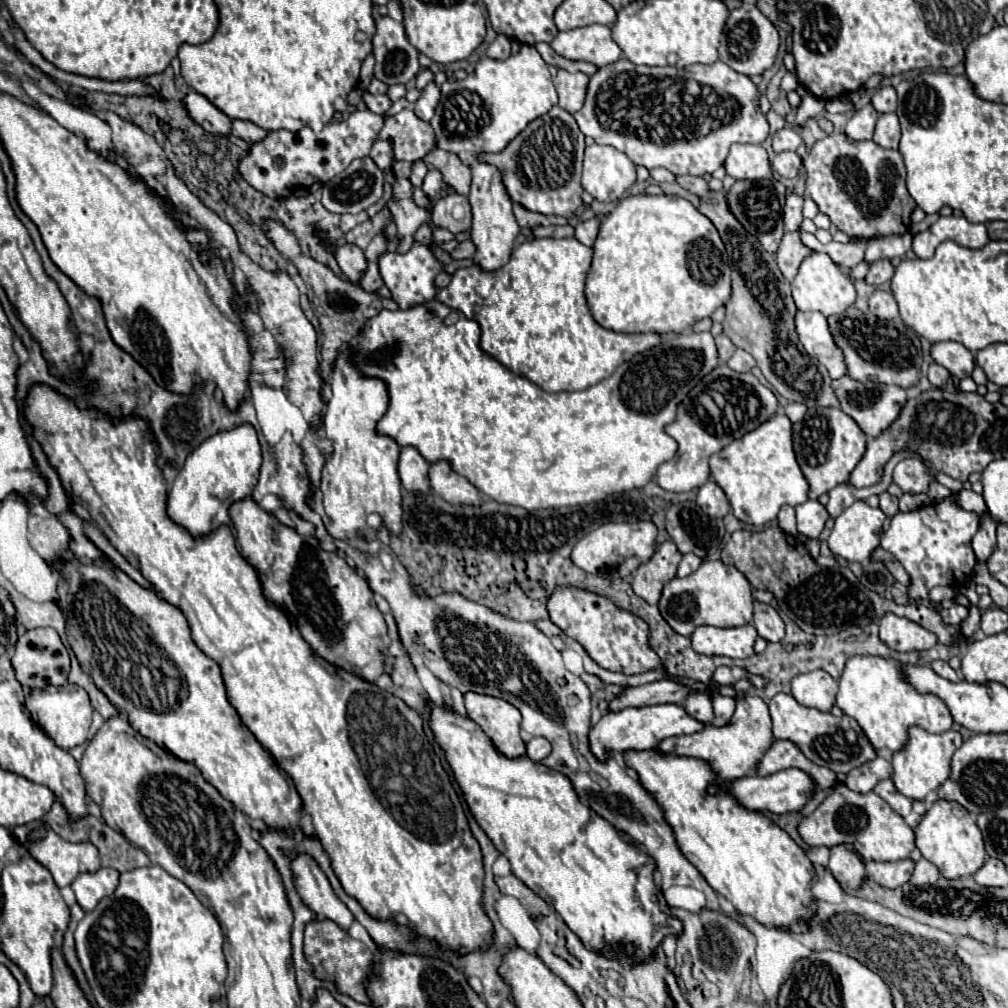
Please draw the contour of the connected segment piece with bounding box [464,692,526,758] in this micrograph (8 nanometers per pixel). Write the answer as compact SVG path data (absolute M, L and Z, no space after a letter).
M464 694L468 716L488 734L492 744L508 758L526 754L520 738L520 712L506 700L486 694Z

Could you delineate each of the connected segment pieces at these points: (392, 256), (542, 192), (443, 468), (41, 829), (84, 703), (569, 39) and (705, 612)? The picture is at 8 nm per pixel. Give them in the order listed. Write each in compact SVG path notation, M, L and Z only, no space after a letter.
M414 242L412 248L406 254L396 254L396 252L386 252L380 258L380 274L384 278L384 284L392 292L392 298L398 302L402 310L416 306L418 302L430 302L430 298L436 298L436 286L434 278L442 270L442 264L436 260L430 248Z
M554 106L550 112L560 112L560 122L556 124L556 116L550 114L550 120L536 118L528 124L524 132L520 132L504 152L500 154L484 154L482 160L488 164L496 164L502 170L504 184L514 202L524 208L540 214L556 214L568 218L574 214L584 202L580 198L580 172L582 172L582 156L584 156L584 134L580 132L572 114Z
M448 460L430 464L430 488L450 504L480 504L478 490L460 474L456 474Z
M34 820L22 826L16 826L14 830L16 840L42 864L50 870L50 874L54 876L54 882L58 884L58 888L70 886L74 882L74 878L80 872L94 872L100 868L100 854L98 848L92 842L66 842L62 840L44 820Z
M66 684L60 688L30 690L30 694L26 696L26 708L30 710L30 714L38 722L38 726L62 750L70 750L82 742L86 742L90 722L92 722L92 706L90 706L90 700L88 700L88 694L84 688L80 688L76 684Z
M602 24L558 32L550 46L568 60L584 60L596 66L606 66L622 58L622 50L612 40L610 28Z
M706 560L694 574L672 578L658 602L664 620L682 636L690 636L698 626L734 628L752 620L752 588L742 572L720 560Z

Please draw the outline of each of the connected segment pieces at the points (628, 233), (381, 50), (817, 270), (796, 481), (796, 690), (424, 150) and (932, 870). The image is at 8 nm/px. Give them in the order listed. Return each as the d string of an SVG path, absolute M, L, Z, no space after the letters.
M638 194L620 200L614 212L602 220L584 294L594 320L612 332L680 334L726 304L730 298L730 270L718 230L688 200L666 194Z
M384 16L376 20L376 36L372 38L376 68L374 76L392 86L410 82L420 66L418 66L418 50L408 42L404 28L400 22Z
M812 252L800 266L798 276L792 280L792 296L798 306L798 310L818 310L824 316L842 314L846 308L850 308L856 300L854 282L838 270L838 266L832 262L828 254Z
M782 412L744 438L734 440L722 452L714 454L710 458L710 470L714 482L730 500L732 514L750 526L764 526L772 522L784 504L798 506L808 500L810 486L792 448L792 422Z
M814 670L806 674L798 674L792 680L792 696L804 704L818 708L822 712L830 712L836 702L838 682L824 670Z
M404 108L400 114L386 120L378 139L388 138L392 138L394 142L394 156L397 161L422 160L434 148L434 132L430 124L418 120L418 116L410 108Z
M922 858L920 862L916 862L916 870L914 870L910 882L914 886L924 886L924 884L934 884L938 878L940 878L938 868L932 862L928 862L926 858Z

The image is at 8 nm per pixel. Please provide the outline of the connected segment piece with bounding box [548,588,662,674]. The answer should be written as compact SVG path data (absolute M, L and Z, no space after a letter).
M556 588L548 602L548 612L550 620L562 632L578 640L602 668L622 674L638 674L662 666L658 654L648 646L648 624L642 618L616 608L608 598L580 588Z

